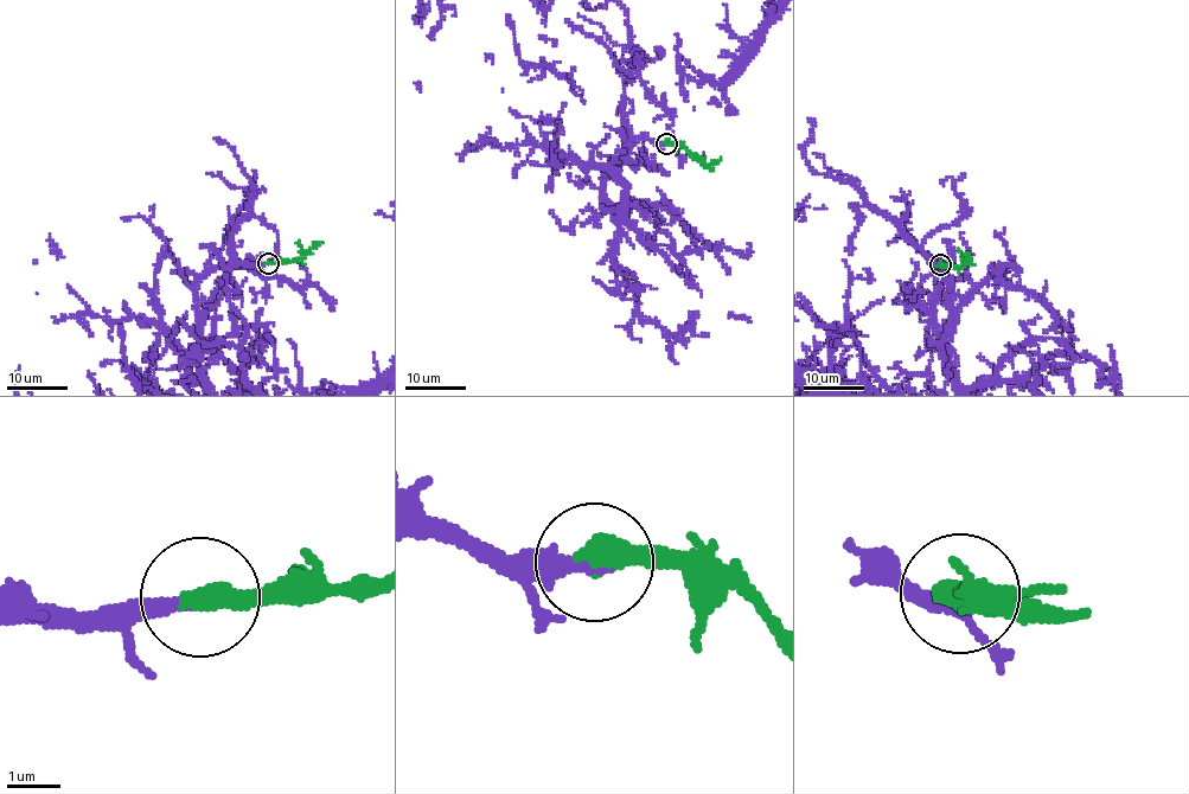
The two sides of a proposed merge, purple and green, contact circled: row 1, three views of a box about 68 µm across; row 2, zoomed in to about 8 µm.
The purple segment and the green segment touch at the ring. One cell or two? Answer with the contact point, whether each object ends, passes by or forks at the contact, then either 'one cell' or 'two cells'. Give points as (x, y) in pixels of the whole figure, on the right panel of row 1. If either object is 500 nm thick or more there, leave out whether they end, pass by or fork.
place (940, 264); purple ends; green ends; one cell

